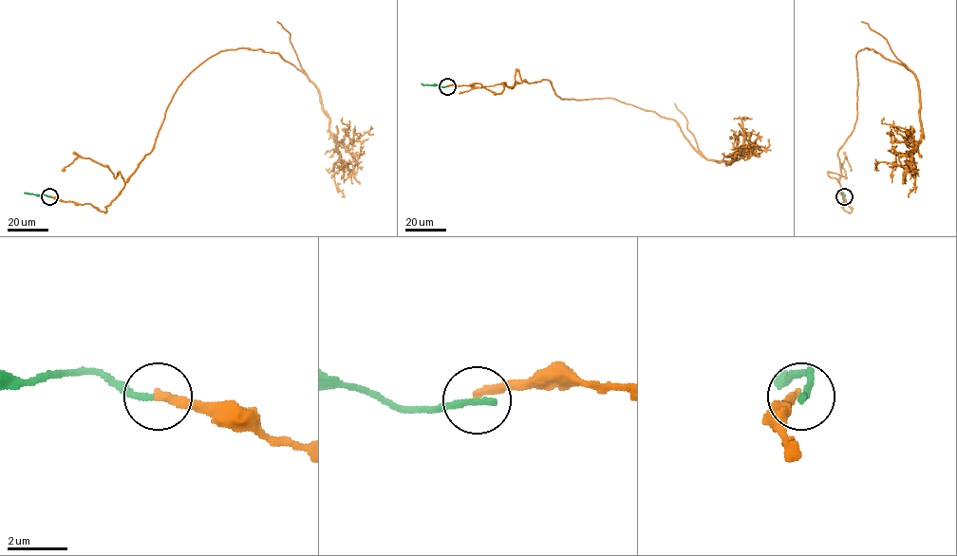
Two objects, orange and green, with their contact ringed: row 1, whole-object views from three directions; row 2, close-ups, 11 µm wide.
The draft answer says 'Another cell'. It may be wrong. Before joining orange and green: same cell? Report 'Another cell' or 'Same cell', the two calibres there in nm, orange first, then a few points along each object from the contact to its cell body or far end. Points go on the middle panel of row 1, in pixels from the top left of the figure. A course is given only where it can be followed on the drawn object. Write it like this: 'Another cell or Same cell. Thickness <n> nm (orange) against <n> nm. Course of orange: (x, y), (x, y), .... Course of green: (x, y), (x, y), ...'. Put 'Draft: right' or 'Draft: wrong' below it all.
Another cell. Thickness 280 nm (orange) against 280 nm. Course of orange: (447, 86), (546, 79), (561, 99), (671, 119), (730, 163), (744, 145), (734, 119). Course of green: (447, 86), (421, 83)
Draft: right

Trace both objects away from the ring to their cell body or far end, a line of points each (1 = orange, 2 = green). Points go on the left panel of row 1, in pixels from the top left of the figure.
1: (49, 195), (105, 213), (153, 147), (182, 81), (240, 48), (277, 52), (317, 89), (347, 163), (336, 168)
2: (49, 196), (24, 193)

